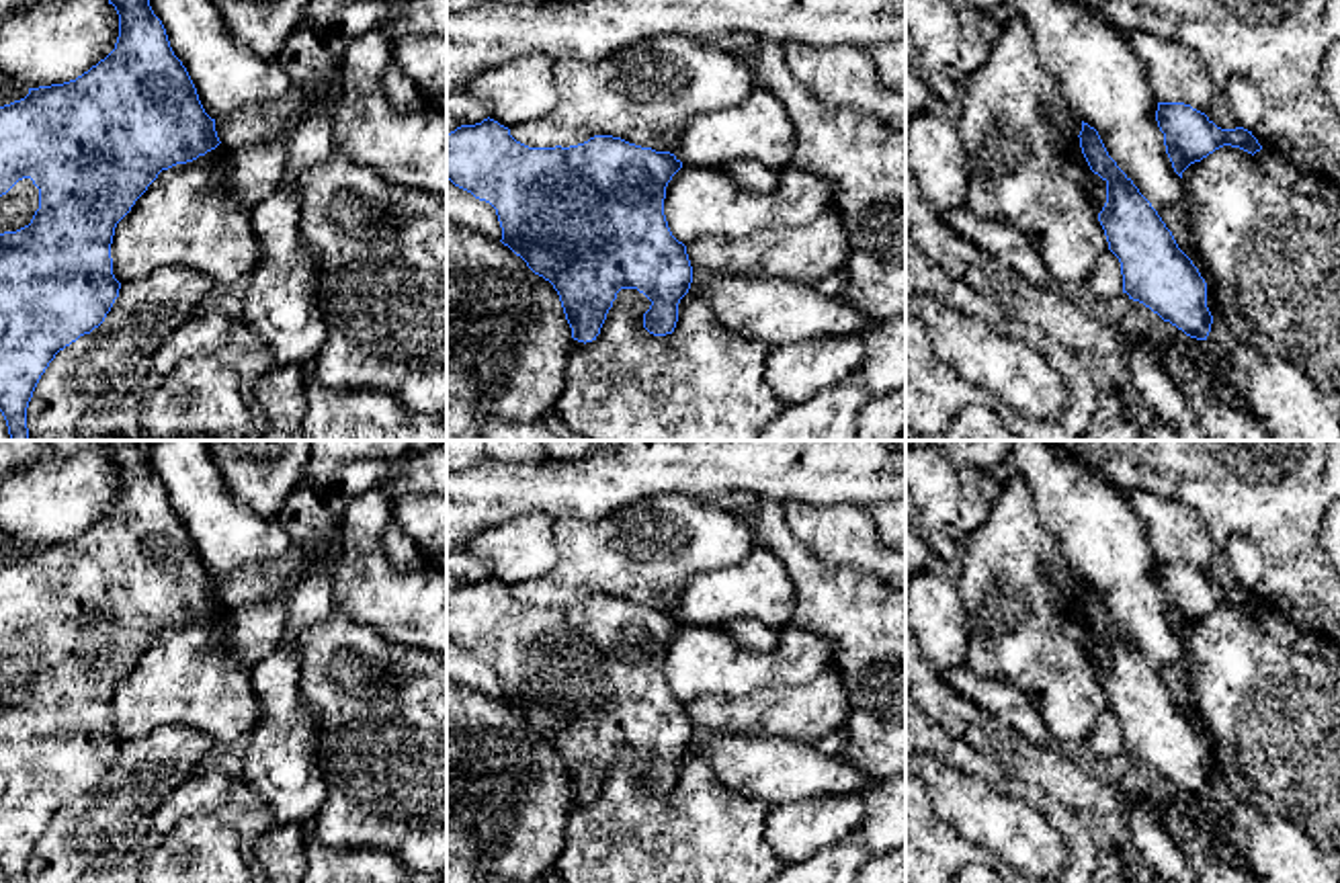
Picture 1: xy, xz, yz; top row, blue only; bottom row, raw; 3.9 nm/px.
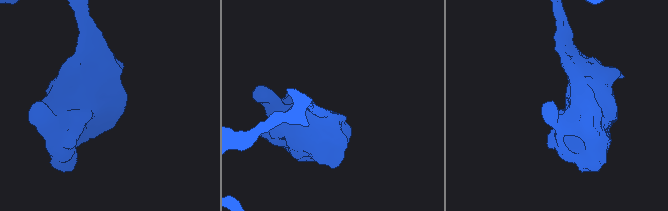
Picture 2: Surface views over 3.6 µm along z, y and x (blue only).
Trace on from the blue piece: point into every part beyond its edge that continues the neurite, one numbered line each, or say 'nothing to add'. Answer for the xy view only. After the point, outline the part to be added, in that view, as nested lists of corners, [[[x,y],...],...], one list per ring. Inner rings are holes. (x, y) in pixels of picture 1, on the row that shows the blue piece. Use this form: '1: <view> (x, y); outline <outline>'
nothing to add

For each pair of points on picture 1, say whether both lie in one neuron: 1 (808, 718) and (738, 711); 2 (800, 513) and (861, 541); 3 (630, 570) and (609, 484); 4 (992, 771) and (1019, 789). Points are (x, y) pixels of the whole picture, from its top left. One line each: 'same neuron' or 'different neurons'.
1: same neuron
2: same neuron
3: different neurons
4: same neuron

